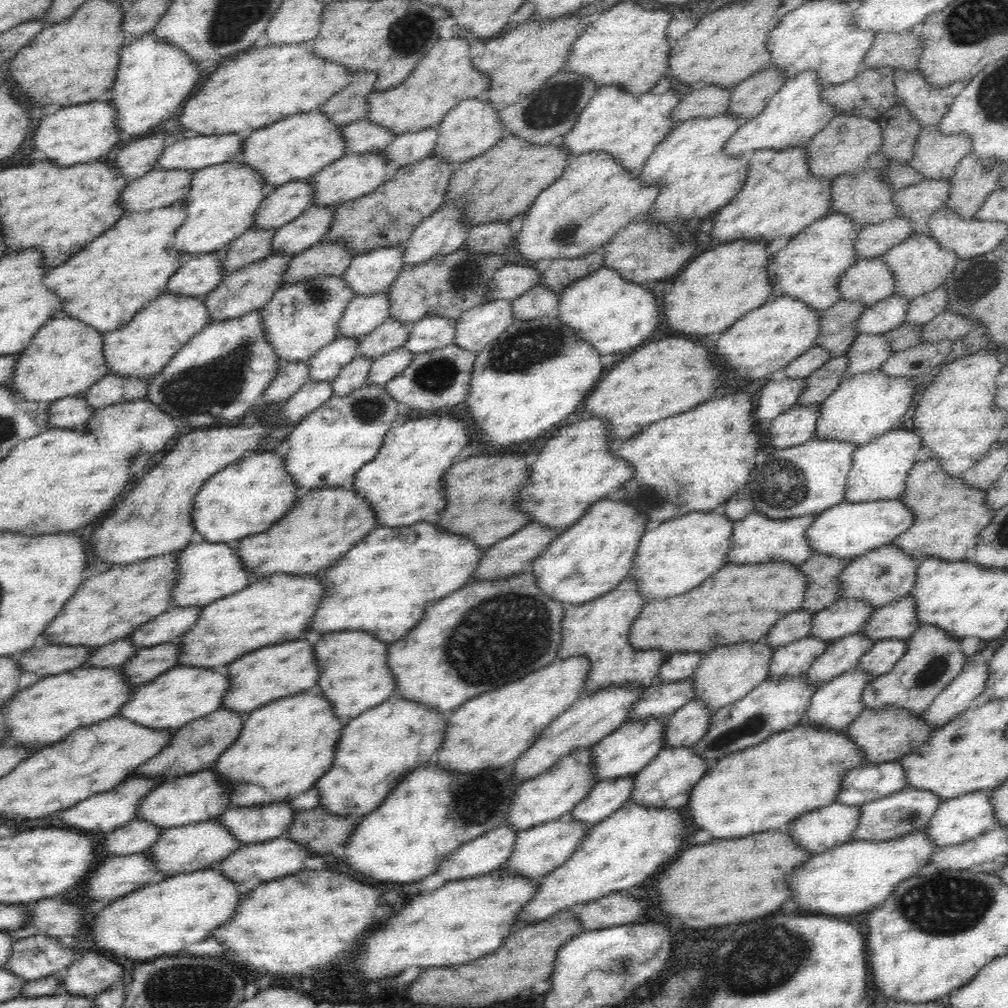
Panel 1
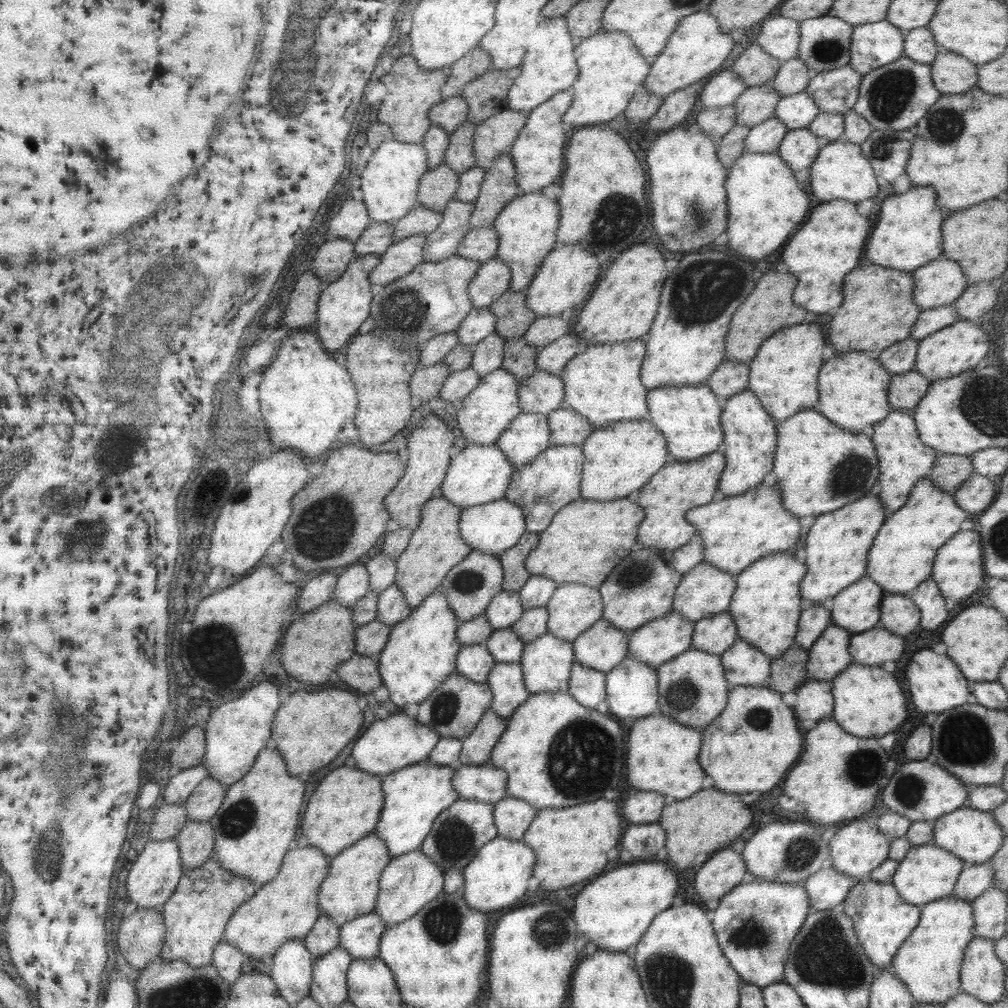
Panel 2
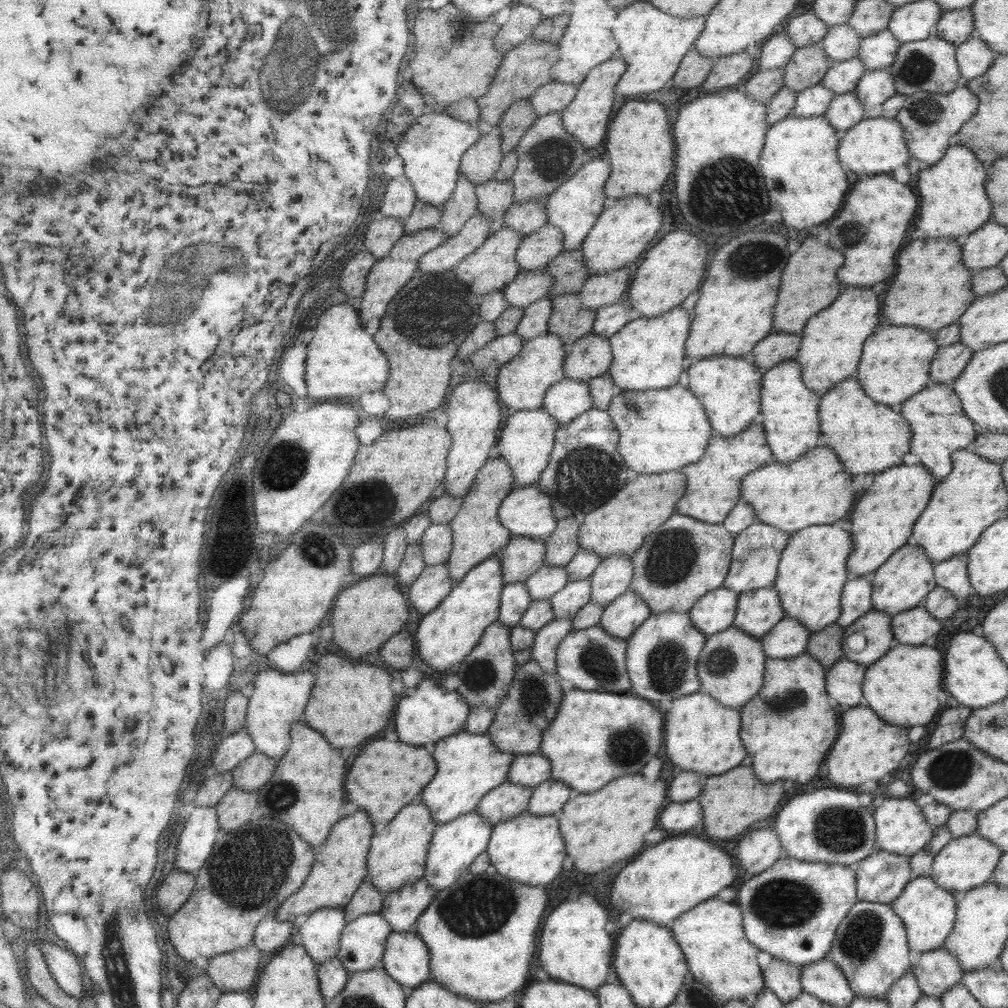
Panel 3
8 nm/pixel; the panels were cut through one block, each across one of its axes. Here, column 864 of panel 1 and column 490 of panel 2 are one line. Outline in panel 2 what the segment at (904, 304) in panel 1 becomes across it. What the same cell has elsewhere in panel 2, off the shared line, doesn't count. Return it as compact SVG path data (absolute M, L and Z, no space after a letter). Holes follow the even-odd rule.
M472 308L454 330L461 344L473 346L494 332L496 320L487 308Z

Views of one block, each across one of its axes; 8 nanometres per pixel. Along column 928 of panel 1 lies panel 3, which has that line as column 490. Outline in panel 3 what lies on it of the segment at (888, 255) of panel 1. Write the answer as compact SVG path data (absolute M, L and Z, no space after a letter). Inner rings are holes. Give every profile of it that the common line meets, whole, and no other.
M502 228L491 233L481 246L477 247L469 256L465 257L452 269L456 281L468 286L470 293L477 296L488 292L499 291L509 284L520 271L514 256L521 239L524 236L509 228Z

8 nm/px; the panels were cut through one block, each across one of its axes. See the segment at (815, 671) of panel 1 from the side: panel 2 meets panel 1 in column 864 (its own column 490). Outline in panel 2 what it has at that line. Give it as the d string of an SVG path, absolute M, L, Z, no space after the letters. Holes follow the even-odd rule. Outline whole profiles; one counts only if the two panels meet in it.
M511 627L494 630L483 645L496 663L517 663L524 647Z

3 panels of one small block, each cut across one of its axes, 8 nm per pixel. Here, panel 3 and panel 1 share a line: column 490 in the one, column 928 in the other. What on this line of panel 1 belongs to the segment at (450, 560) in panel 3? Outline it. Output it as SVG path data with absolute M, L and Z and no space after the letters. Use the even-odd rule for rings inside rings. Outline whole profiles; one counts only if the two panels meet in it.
M931 458L910 471L900 500L914 511L914 524L899 534L893 544L908 554L937 556L942 560L963 560L975 548L979 534L994 518L996 509L988 505L988 491L970 486L960 475L944 471L942 461Z

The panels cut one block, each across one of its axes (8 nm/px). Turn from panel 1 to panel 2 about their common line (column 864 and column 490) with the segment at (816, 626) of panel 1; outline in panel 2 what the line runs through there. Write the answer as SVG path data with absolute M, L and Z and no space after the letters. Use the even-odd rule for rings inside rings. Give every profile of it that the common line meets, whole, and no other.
M501 590L487 603L483 615L493 630L499 630L510 627L520 618L523 611L518 591Z

